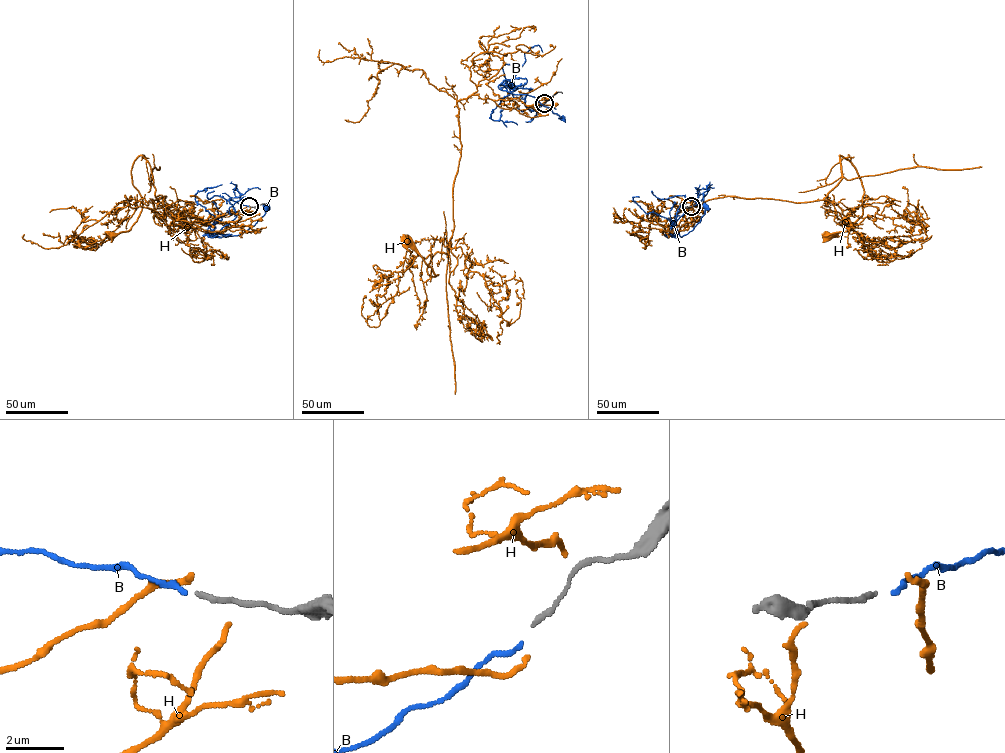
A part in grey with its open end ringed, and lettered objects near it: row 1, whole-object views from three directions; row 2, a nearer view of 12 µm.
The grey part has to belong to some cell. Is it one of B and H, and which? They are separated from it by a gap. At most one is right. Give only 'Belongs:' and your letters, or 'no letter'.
Belongs: B

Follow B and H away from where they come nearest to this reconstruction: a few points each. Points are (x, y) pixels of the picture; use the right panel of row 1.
B: (691, 206), (696, 204), (692, 199), (677, 210), (675, 227), (681, 237), (700, 221), (705, 205)
H: (692, 206), (686, 222), (691, 206), (727, 196), (822, 199), (841, 155), (863, 213), (828, 234)

